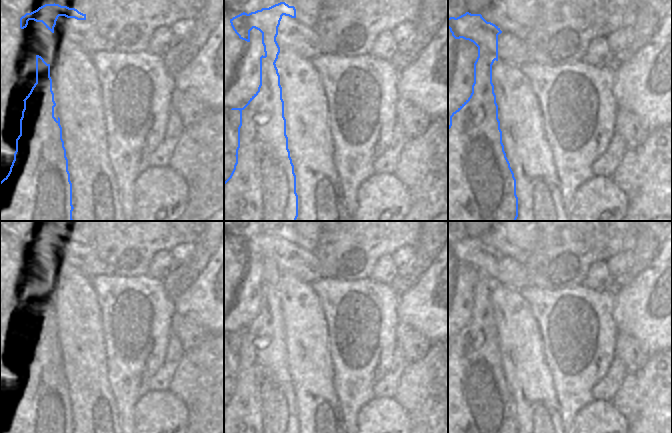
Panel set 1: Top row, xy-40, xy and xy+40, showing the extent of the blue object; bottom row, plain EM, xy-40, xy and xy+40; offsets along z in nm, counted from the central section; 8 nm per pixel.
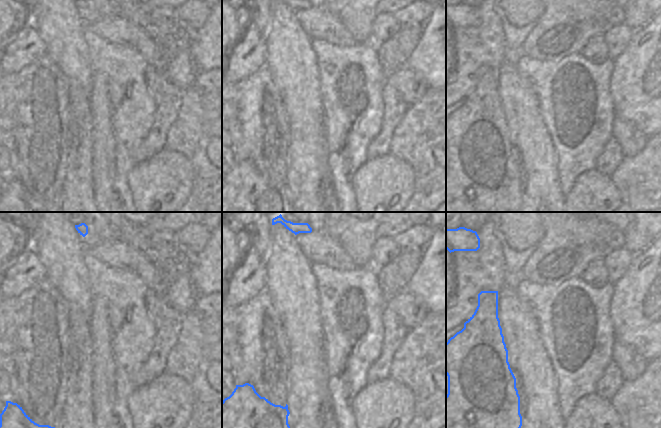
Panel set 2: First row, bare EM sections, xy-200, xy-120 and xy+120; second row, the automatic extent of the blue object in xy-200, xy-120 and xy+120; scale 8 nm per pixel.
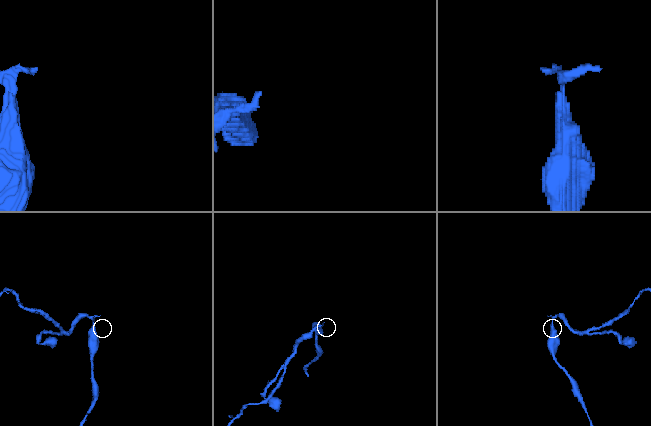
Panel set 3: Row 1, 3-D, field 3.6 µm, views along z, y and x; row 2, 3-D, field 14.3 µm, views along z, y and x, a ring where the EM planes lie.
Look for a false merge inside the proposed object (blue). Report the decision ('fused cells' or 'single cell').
fused cells

